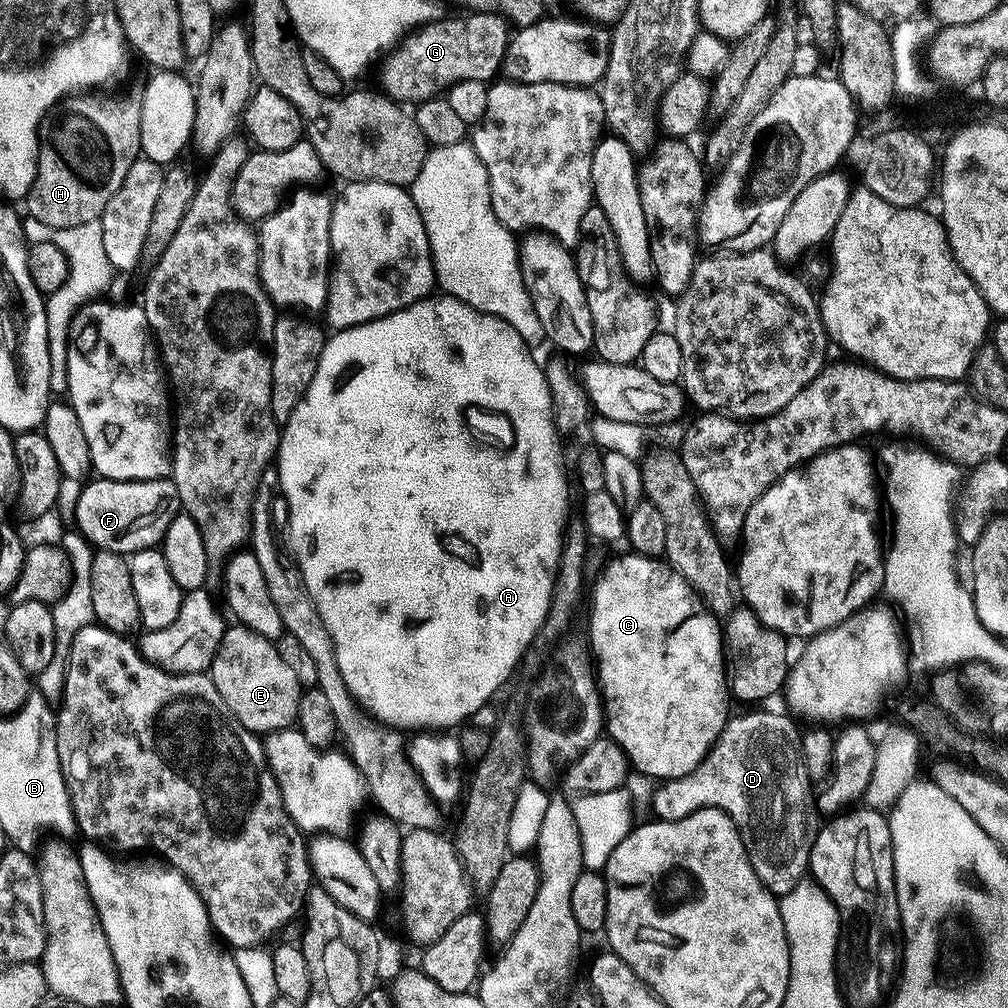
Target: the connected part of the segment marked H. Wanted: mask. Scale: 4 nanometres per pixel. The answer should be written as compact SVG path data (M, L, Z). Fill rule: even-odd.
M68 94L59 101L58 106L53 106L44 113L40 120L39 134L40 144L36 147L36 177L30 186L26 197L26 205L28 204L27 215L33 220L42 222L46 226L54 228L73 228L74 226L82 226L83 224L95 224L99 221L100 215L106 210L106 202L110 202L110 198L114 198L114 194L118 190L118 186L122 186L122 178L126 178L126 170L130 170L130 166L141 155L140 150L140 101L128 96L124 96L119 100L116 96L78 96L80 94Z

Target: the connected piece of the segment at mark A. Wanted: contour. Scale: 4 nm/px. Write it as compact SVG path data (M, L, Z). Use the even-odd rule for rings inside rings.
M429 294L422 300L416 300L407 308L399 308L388 316L371 320L369 324L356 324L352 328L341 328L335 334L327 337L324 349L318 362L318 370L314 370L314 378L308 387L308 393L298 402L292 417L282 426L280 446L278 449L278 465L280 464L280 488L284 491L284 500L288 503L288 544L296 555L295 567L300 569L306 590L326 626L332 639L334 654L338 662L338 670L342 670L342 678L348 687L348 694L356 701L361 709L369 712L373 721L387 726L392 730L452 730L455 724L471 721L479 707L487 705L491 696L513 679L520 665L520 660L527 651L528 645L541 635L540 627L544 628L549 608L552 602L552 591L555 588L557 566L560 562L560 552L564 546L565 527L570 520L568 514L568 480L564 477L564 468L556 464L560 460L561 437L556 431L556 417L552 411L552 395L544 377L543 367L532 357L524 336L511 324L504 320L503 315L483 312L456 296L447 294Z

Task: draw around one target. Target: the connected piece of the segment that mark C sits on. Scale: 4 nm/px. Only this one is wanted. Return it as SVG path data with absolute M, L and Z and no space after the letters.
M627 554L620 556L600 576L596 589L592 592L592 613L588 616L588 635L586 640L590 645L591 654L594 657L595 671L598 673L598 687L604 706L604 719L606 732L615 740L623 752L628 755L628 763L636 768L644 776L657 776L657 781L676 780L679 776L690 774L708 755L709 750L720 731L730 719L728 712L728 700L730 701L730 689L726 679L726 653L724 651L724 638L722 624L718 617L708 609L707 604L701 599L698 592L688 584L686 578L672 568L672 565L660 558L651 556L638 556Z

